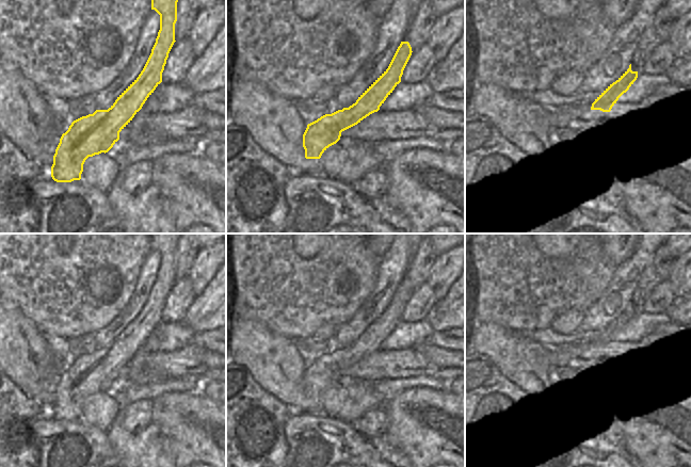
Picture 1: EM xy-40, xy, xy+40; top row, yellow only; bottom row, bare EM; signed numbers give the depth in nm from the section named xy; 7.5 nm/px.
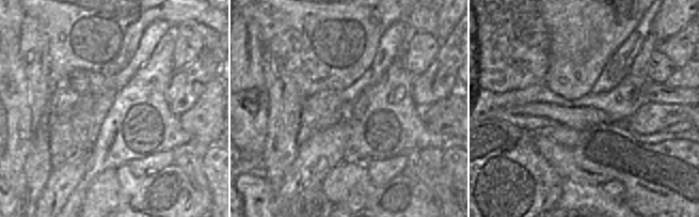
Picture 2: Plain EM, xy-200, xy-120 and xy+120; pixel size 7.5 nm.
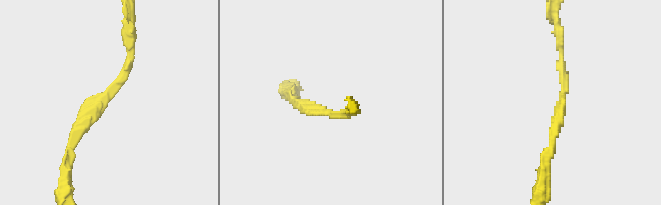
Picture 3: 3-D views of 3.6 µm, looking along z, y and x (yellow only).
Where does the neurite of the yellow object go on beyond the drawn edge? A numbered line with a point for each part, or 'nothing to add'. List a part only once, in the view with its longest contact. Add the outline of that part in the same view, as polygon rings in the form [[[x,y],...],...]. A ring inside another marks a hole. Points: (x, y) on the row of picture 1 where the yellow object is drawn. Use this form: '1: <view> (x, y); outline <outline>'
nothing to add

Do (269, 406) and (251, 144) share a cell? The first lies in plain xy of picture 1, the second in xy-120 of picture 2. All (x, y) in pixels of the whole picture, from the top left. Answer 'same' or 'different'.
different

